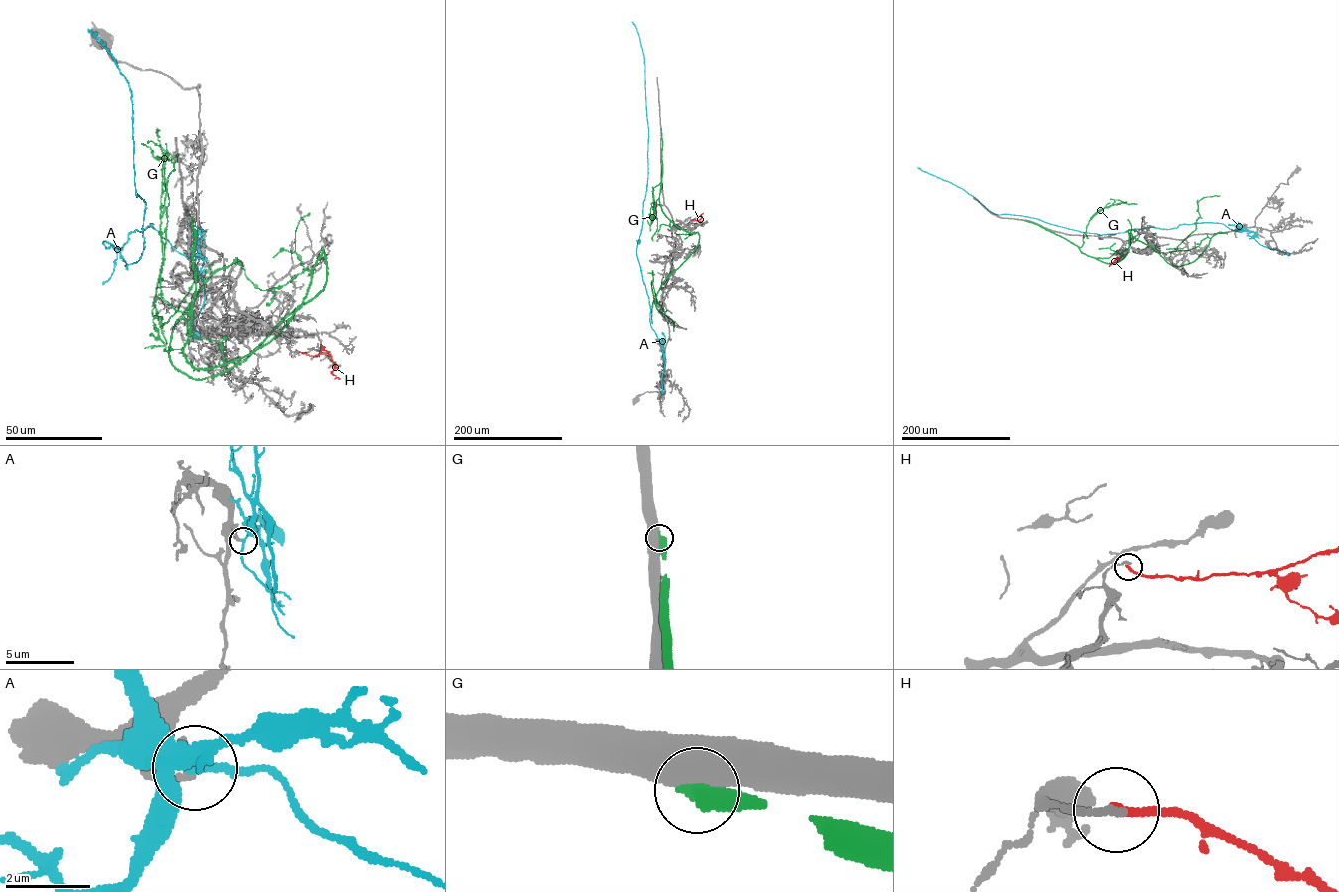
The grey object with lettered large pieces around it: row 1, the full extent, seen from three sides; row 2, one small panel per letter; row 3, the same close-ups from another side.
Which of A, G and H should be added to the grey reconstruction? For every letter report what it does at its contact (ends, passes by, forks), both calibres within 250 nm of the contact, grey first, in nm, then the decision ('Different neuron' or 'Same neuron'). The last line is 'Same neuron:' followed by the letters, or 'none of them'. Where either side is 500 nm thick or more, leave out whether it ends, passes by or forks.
A: It forks there. Thickness 240 nm (grey) against 190 nm. Different neuron
G: Thickness 600 nm (grey) against 480 nm. Different neuron
H: It ends there. Thickness 160 nm (grey) against 220 nm. Different neuron
Same neuron: none of them

